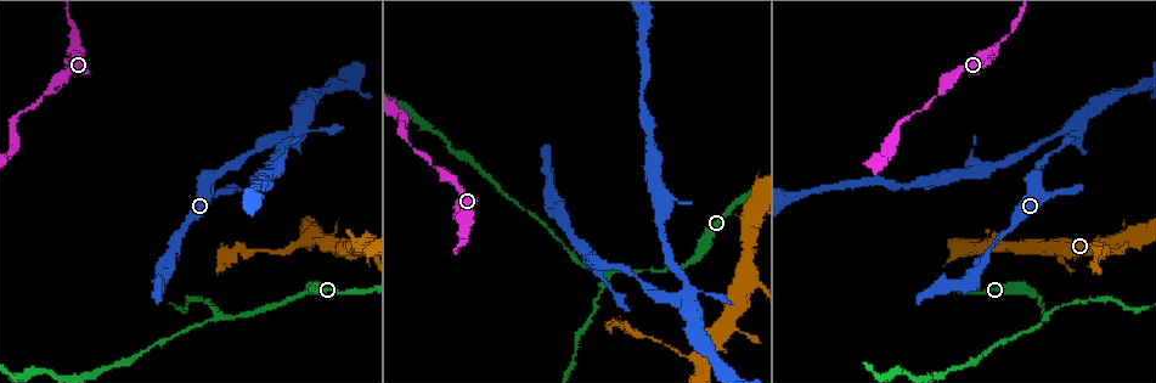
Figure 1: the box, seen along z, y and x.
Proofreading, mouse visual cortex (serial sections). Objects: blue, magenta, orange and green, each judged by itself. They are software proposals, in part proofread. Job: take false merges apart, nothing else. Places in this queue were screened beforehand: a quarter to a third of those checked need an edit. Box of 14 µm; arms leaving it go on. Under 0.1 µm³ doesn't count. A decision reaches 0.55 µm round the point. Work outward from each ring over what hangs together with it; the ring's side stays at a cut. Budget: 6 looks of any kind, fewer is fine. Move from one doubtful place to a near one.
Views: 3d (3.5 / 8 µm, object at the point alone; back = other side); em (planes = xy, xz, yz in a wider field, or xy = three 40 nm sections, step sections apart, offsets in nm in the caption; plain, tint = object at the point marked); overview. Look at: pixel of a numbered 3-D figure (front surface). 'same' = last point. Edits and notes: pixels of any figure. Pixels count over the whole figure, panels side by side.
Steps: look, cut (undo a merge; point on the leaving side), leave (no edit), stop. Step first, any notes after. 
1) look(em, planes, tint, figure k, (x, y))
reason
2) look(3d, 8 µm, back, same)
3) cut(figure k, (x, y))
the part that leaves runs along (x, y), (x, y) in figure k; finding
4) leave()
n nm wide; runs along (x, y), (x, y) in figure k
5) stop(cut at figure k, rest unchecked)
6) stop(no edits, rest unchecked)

look(3d, 8 µm, back, figure 1, (1128, 240))
branch point

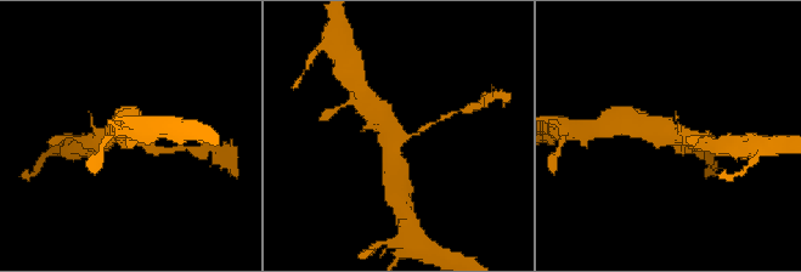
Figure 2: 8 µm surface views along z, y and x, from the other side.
look(3d, 3.5 µm, figure 2, (672, 133))
zoom in

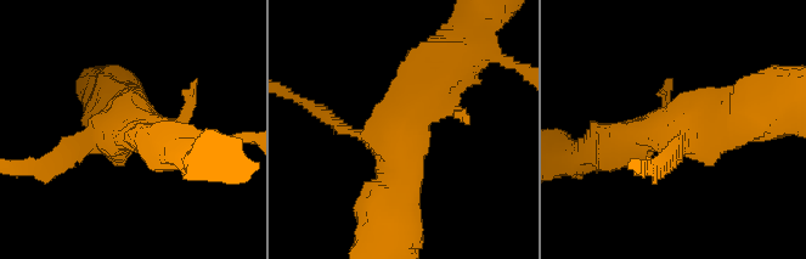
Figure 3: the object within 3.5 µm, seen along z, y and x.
look(em, planes, tint, figure 3, (675, 131))

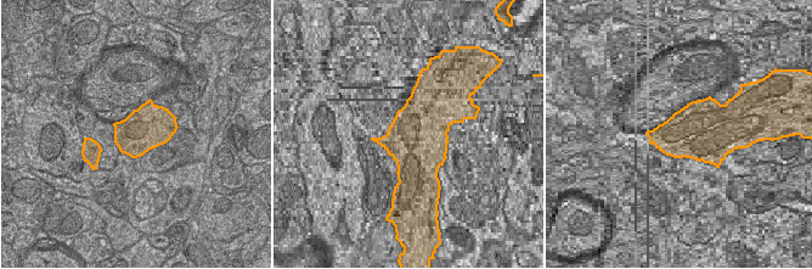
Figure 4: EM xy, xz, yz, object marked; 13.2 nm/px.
leave()
550 nm wide; runs along (439, 67), (390, 127), (390, 201) in figure 3; all the same cell

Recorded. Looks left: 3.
look(3d, 3.5 µm, figure 1, (294, 131))
sudden change in width

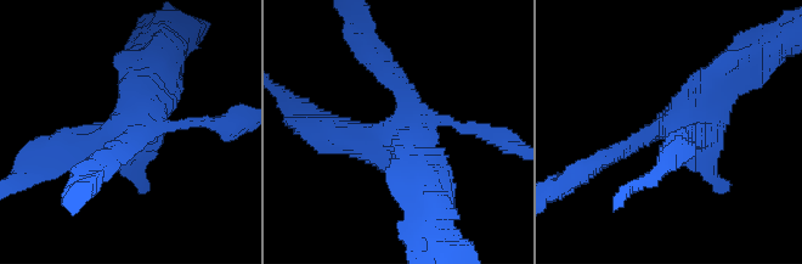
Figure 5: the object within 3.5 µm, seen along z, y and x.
look(em, xy, step 3, tint, figure 5, (396, 140))

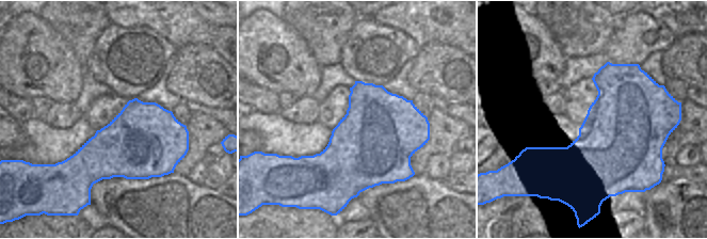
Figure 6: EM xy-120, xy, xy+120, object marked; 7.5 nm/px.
leave()
600 nm wide; runs along (327, 134), (405, 134), (387, 74) in figure 5; continuous, no second cell

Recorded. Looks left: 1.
stop(no edits, rest unchecked)

